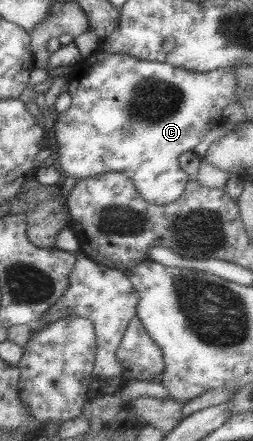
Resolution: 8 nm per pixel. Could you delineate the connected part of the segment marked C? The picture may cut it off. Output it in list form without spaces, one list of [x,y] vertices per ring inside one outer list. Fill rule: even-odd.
[[[107,54],[101,56],[96,64],[86,70],[77,70],[75,74],[70,76],[70,82],[67,87],[67,93],[70,97],[68,108],[57,115],[56,120],[50,122],[54,128],[52,136],[56,139],[57,160],[62,172],[67,177],[74,177],[76,180],[93,177],[105,172],[121,172],[130,179],[130,182],[136,187],[137,193],[148,204],[160,206],[168,204],[176,200],[184,190],[187,183],[187,174],[180,168],[178,164],[178,156],[186,151],[192,151],[194,146],[200,143],[204,136],[215,125],[221,123],[222,109],[233,100],[233,92],[235,91],[235,77],[232,67],[218,68],[209,72],[188,72],[182,68],[174,68],[170,64],[162,64],[157,61],[134,60],[128,55],[123,54]]]

